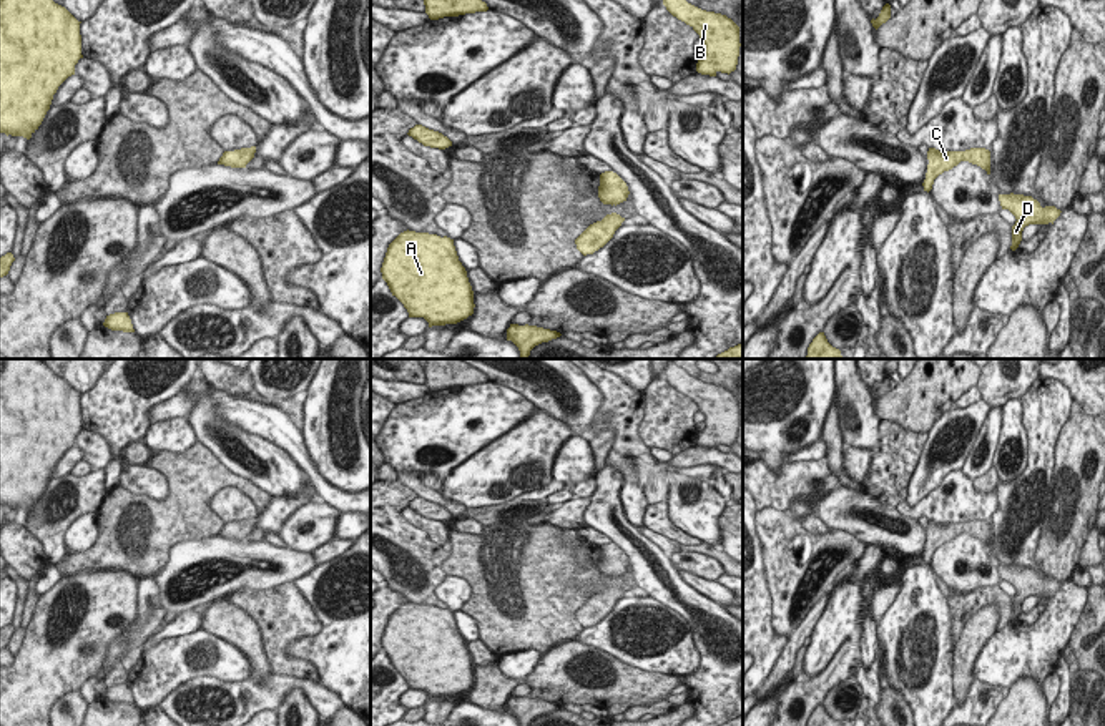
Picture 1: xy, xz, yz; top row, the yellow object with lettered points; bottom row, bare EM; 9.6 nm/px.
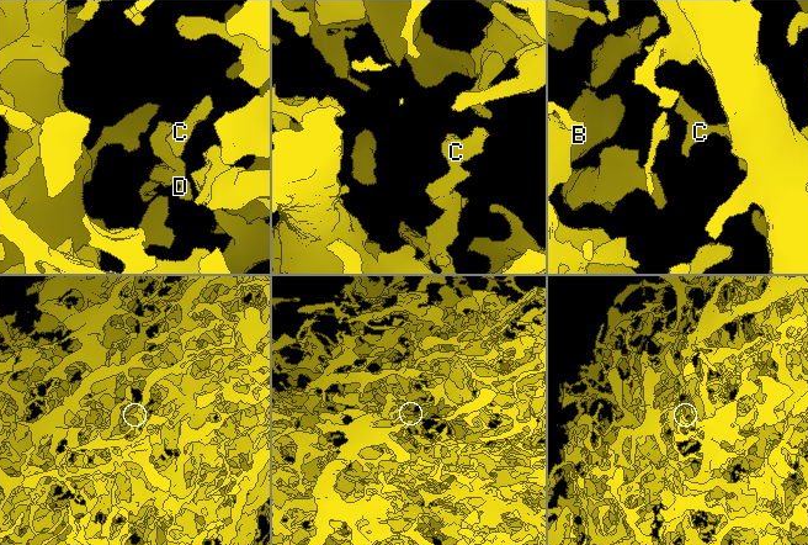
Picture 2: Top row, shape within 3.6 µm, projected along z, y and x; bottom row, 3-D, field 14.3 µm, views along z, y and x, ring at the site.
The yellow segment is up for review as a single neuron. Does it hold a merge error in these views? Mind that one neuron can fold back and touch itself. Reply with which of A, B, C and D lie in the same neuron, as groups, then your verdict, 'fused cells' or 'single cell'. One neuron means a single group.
A B C D; single cell

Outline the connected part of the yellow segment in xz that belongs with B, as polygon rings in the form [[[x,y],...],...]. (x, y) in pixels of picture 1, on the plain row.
[[[670,361],[663,370],[666,382],[690,397],[705,414],[706,427],[698,432],[696,444],[716,449],[718,444],[736,442],[739,429],[739,399],[726,387],[701,382]]]

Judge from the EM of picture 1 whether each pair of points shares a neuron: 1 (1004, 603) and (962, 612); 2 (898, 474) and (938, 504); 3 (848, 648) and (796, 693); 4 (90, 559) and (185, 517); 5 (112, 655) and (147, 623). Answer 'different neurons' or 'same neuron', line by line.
1: same neuron
2: different neurons
3: same neuron
4: same neuron
5: same neuron

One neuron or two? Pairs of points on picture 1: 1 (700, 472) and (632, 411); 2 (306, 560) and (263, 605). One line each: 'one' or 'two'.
1: one
2: two

